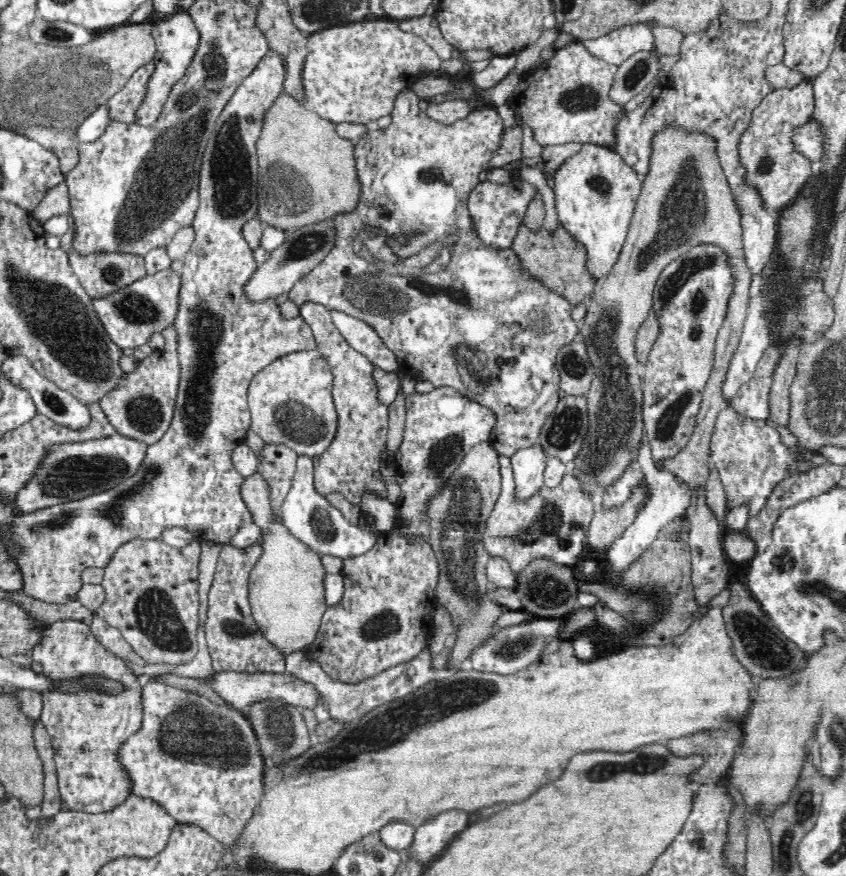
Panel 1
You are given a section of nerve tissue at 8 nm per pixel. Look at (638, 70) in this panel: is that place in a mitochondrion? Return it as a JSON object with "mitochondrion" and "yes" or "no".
{"mitochondrion":"yes"}

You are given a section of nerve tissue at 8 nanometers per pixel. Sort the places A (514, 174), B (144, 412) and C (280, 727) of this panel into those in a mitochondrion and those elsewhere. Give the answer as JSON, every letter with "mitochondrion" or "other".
{"A":"other","B":"mitochondrion","C":"mitochondrion"}

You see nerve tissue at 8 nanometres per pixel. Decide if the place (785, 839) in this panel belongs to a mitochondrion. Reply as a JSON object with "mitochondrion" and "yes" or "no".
{"mitochondrion":"yes"}

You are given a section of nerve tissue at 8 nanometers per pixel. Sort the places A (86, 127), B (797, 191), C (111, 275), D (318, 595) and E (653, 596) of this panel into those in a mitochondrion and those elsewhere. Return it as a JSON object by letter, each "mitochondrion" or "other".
{"A":"mitochondrion","B":"other","C":"mitochondrion","D":"other","E":"other"}

